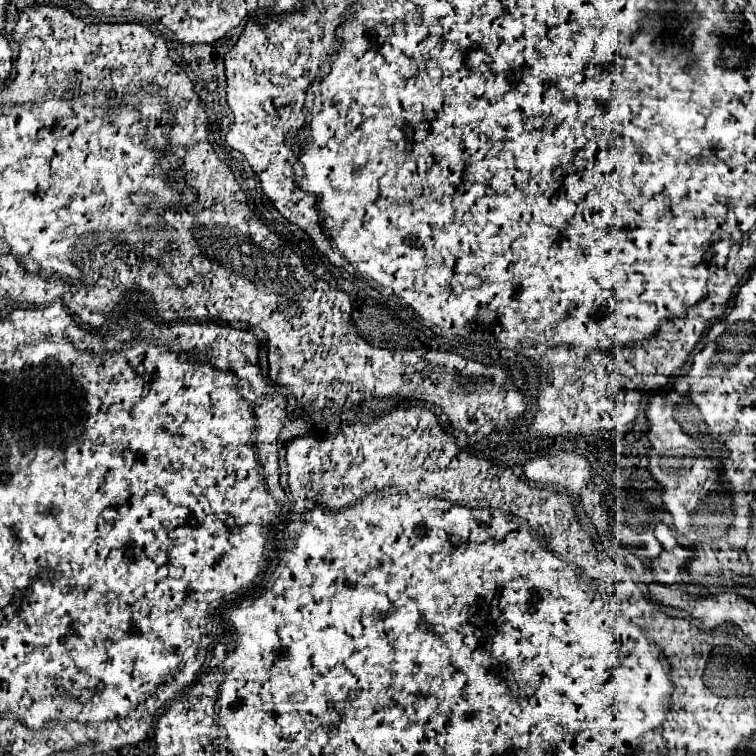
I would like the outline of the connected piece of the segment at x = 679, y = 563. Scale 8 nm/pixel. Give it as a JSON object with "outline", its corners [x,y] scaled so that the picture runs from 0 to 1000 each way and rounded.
{"outline":[[[882,720],[880,730],[874,730],[869,738],[861,741],[858,751],[864,759],[864,770],[874,770],[874,772],[893,772],[896,770],[896,759],[909,749],[909,743],[914,741],[914,728],[901,725],[896,720]]]}

